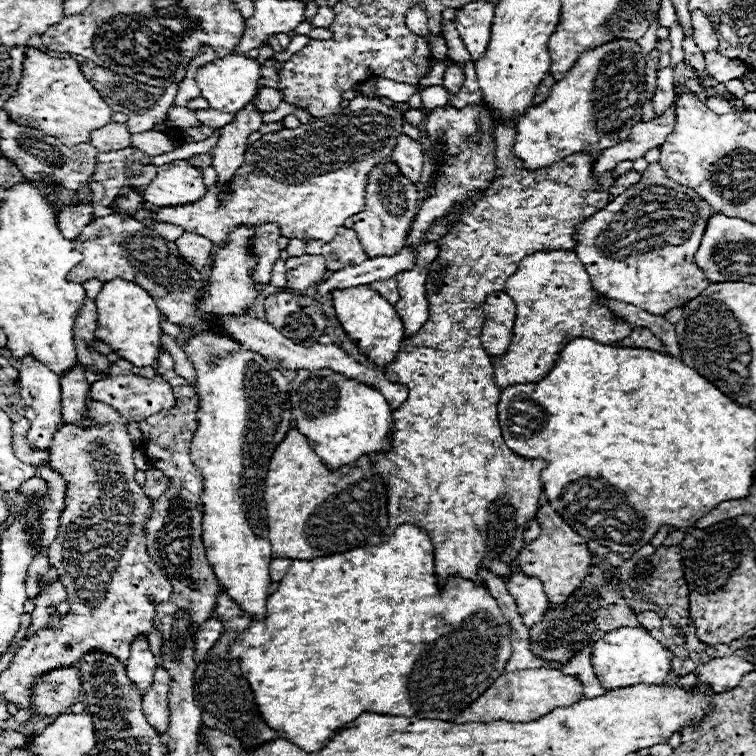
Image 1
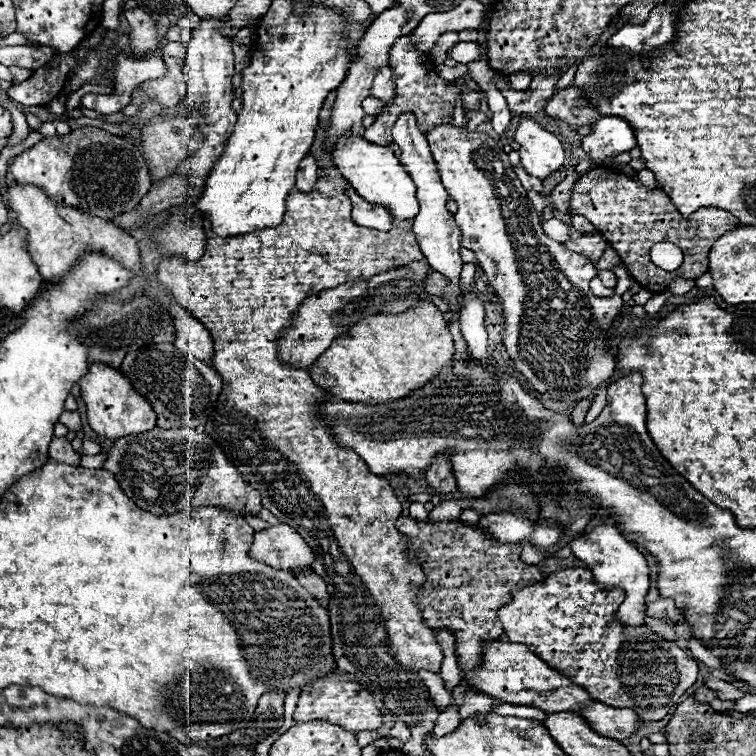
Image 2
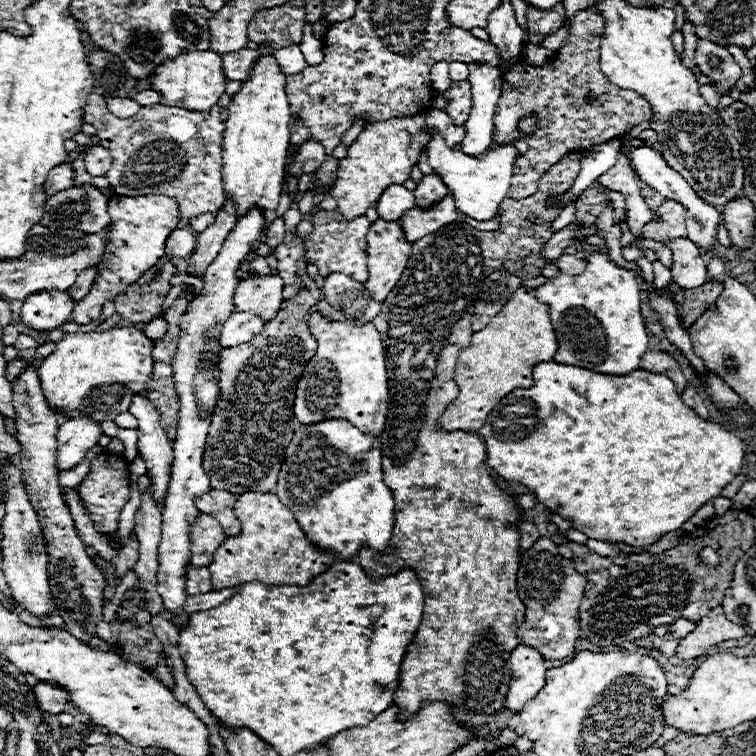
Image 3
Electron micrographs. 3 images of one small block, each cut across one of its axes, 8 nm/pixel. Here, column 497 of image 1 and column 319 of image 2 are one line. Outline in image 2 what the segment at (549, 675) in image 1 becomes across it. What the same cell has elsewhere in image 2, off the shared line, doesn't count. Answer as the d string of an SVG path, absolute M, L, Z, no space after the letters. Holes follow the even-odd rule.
M320 678L312 684L304 686L298 698L298 706L294 712L296 722L308 720L326 720L330 724L342 726L352 734L360 734L366 730L376 732L382 726L382 712L374 704L372 694L356 682L340 682L336 678Z

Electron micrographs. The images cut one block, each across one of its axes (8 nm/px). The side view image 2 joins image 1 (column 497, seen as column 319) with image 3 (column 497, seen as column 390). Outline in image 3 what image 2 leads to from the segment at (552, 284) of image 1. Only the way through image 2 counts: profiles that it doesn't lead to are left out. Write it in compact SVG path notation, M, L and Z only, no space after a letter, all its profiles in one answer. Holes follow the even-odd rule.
M518 288L506 302L500 314L496 314L486 328L474 332L472 344L460 354L456 364L456 384L460 394L452 400L444 414L438 418L438 426L444 430L476 432L484 426L490 410L514 388L532 386L532 366L536 362L548 362L558 350L556 334L550 322L546 304L536 300L534 288Z

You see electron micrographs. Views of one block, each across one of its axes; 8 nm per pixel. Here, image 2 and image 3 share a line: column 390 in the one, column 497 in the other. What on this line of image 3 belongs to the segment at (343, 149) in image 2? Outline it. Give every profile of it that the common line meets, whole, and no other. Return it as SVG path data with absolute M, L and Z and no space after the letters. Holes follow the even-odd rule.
M436 134L432 136L426 154L428 154L428 164L432 166L432 170L448 186L456 208L474 220L492 220L500 210L500 202L508 196L512 164L518 156L518 154L508 154L508 152L518 152L518 150L514 146L502 146L498 150L488 150L484 156L468 156L460 150L448 148L446 142Z

